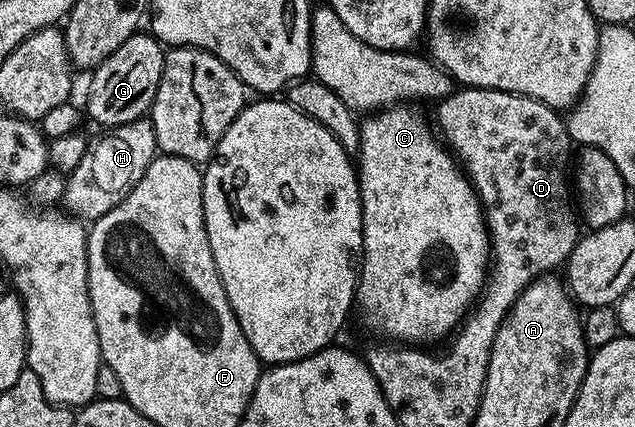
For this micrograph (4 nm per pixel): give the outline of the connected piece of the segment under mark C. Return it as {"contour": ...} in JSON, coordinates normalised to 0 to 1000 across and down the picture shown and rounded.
{"contour":[[[646,244],[609,248],[581,269],[578,286],[569,288],[564,309],[564,356],[561,405],[564,445],[570,454],[570,590],[567,597],[567,639],[561,681],[561,726],[570,733],[570,754],[583,773],[603,782],[603,794],[619,796],[627,806],[666,806],[690,801],[694,792],[707,794],[728,761],[748,707],[753,705],[759,672],[765,665],[775,597],[772,590],[772,541],[765,534],[765,504],[753,452],[740,429],[732,398],[720,370],[693,330],[691,316],[657,267]]]}

